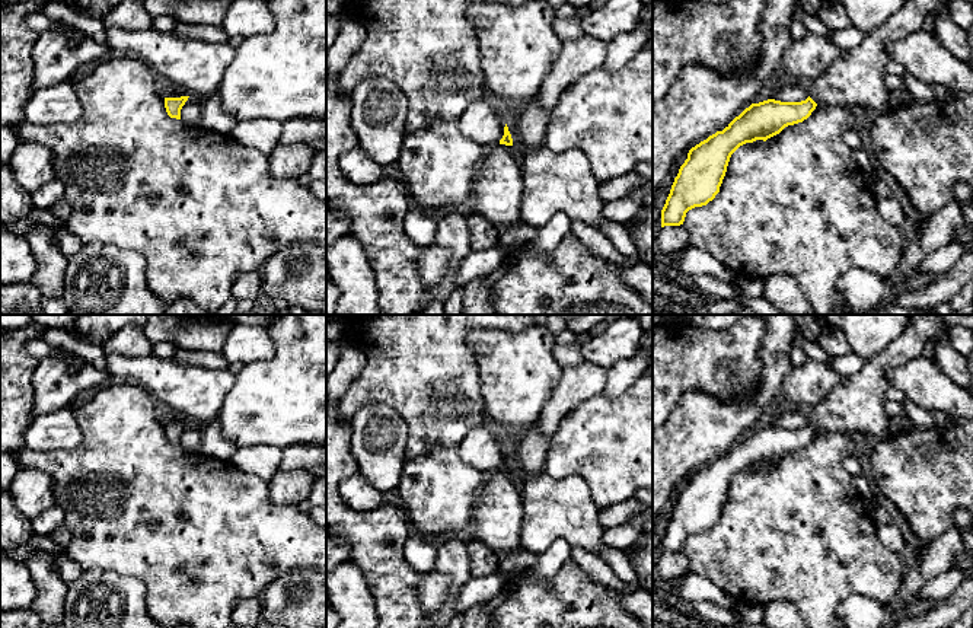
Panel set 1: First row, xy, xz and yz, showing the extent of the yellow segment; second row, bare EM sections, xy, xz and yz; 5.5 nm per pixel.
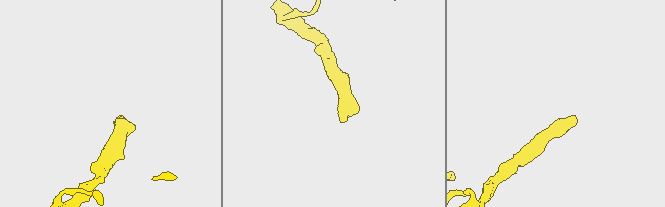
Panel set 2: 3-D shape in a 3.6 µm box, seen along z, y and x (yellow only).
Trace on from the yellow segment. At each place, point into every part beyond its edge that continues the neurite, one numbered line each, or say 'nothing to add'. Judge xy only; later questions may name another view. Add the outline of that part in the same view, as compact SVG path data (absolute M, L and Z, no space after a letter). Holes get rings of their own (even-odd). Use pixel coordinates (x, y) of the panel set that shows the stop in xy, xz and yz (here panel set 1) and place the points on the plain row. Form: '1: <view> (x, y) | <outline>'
1: xy (171, 417) | M162 408L165 424L181 424L181 423L189 423L186 418L181 417L172 409Z

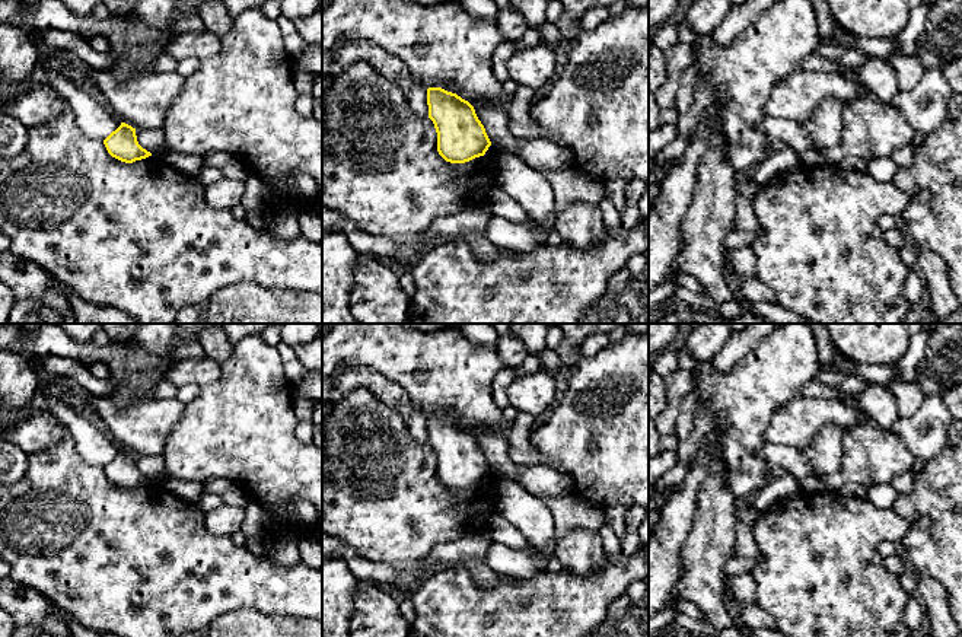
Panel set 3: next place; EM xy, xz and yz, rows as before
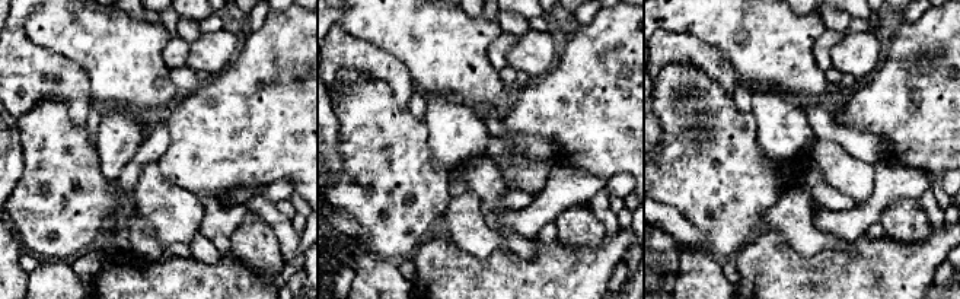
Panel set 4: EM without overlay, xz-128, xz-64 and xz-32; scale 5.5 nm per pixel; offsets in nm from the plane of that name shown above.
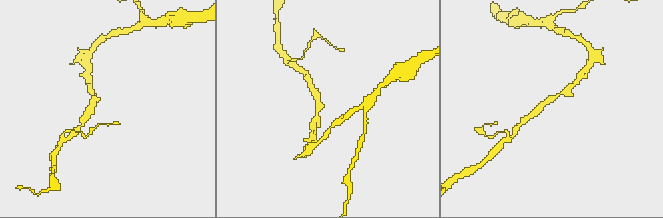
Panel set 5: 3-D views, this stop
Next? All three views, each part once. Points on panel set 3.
nothing to add

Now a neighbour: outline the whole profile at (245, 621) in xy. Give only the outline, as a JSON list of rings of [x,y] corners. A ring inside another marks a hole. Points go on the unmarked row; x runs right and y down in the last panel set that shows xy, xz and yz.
[[[239,608],[217,617],[204,637],[322,637],[322,621]]]

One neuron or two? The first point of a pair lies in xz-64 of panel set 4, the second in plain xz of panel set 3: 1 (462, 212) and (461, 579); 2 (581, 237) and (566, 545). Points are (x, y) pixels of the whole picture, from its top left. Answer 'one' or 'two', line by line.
1: two
2: one

